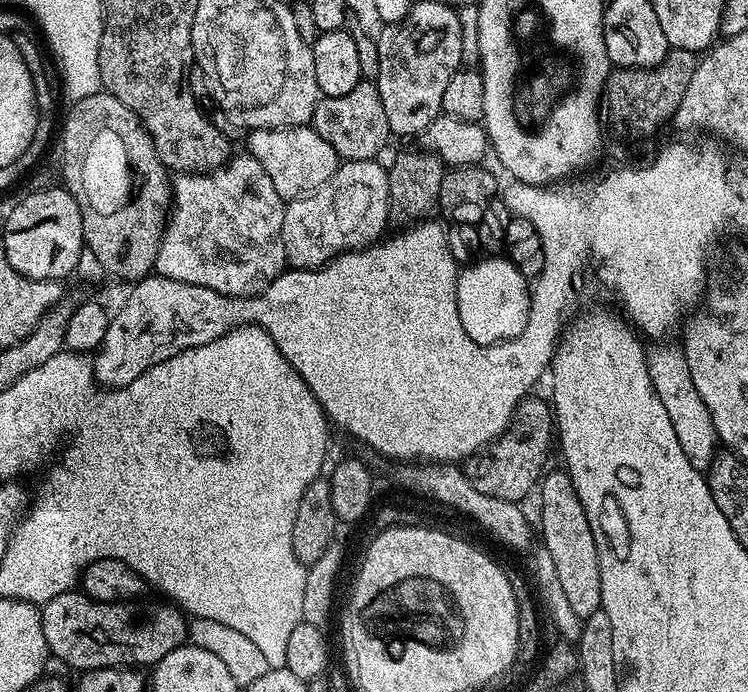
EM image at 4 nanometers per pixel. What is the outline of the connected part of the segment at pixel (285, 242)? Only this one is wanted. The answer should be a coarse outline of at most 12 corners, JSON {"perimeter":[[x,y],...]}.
{"perimeter":[[345,160],[283,205],[293,269],[321,267],[385,235],[388,173]]}

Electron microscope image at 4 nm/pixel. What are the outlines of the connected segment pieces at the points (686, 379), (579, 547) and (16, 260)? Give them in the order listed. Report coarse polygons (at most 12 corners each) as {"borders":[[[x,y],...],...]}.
{"borders":[[[679,351],[646,356],[682,450],[707,469],[718,452],[710,410]],[[567,471],[538,484],[542,548],[570,609],[601,611],[598,554]],[[67,188],[32,192],[2,240],[16,272],[58,280],[85,248]]]}

